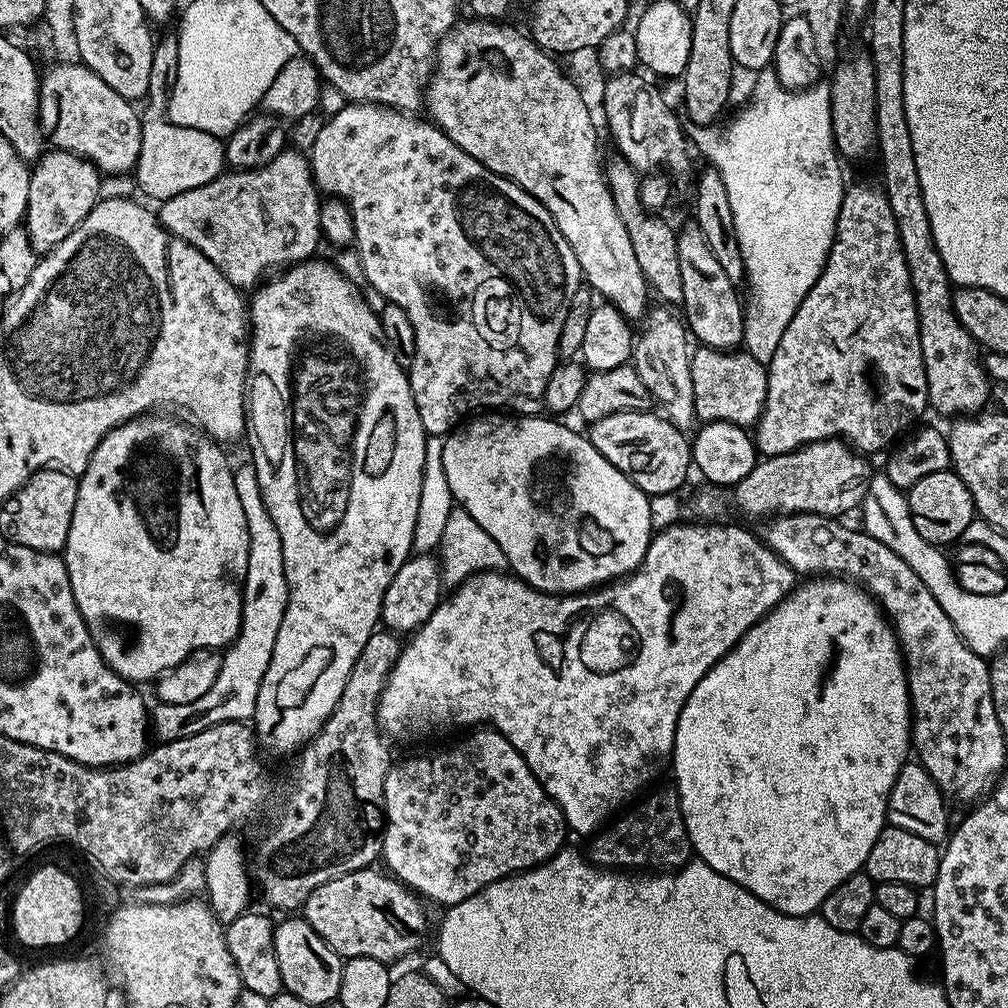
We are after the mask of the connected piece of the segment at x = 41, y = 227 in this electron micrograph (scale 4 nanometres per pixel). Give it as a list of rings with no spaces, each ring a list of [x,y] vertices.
[[[61,148],[45,151],[30,168],[30,194],[26,202],[22,227],[28,234],[32,249],[43,254],[54,250],[90,214],[96,201],[101,199],[102,173],[83,156]]]

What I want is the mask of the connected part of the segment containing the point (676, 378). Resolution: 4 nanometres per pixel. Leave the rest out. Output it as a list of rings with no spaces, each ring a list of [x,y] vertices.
[[[649,307],[643,321],[644,333],[637,335],[632,349],[631,365],[636,369],[642,386],[646,386],[649,397],[660,403],[659,411],[665,420],[681,430],[688,430],[697,423],[694,410],[694,382],[690,382],[692,352],[688,348],[690,333],[681,317],[671,307]]]

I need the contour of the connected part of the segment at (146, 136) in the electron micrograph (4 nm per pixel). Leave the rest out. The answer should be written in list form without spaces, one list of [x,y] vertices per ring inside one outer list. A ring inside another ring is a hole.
[[[167,119],[150,122],[148,128],[140,128],[140,153],[136,159],[134,179],[137,189],[145,192],[155,202],[174,198],[186,190],[206,186],[225,171],[223,143],[214,142],[209,132],[182,130],[180,125]]]

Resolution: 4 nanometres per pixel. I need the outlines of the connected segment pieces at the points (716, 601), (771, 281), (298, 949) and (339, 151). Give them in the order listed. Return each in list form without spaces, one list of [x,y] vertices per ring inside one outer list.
[[[728,522],[692,523],[696,524],[672,524],[661,532],[659,529],[648,544],[644,561],[637,566],[635,572],[587,592],[571,594],[540,592],[537,588],[530,587],[525,580],[504,570],[480,572],[477,576],[464,581],[449,595],[452,596],[449,600],[448,597],[441,599],[428,621],[411,633],[409,640],[412,641],[409,644],[407,641],[401,647],[398,662],[394,662],[378,702],[376,717],[380,723],[380,731],[391,739],[393,736],[396,740],[412,740],[415,736],[428,736],[431,732],[444,732],[447,728],[464,728],[463,730],[472,730],[477,726],[495,728],[508,739],[514,750],[518,750],[518,754],[522,754],[534,778],[538,778],[548,797],[562,810],[565,825],[571,831],[573,828],[578,835],[584,836],[583,838],[599,832],[613,819],[617,811],[615,808],[619,804],[627,805],[629,803],[627,800],[631,796],[639,797],[649,787],[647,784],[663,768],[665,771],[669,767],[678,718],[694,686],[698,686],[698,682],[702,682],[705,674],[762,617],[776,608],[798,583],[797,573],[793,572],[792,567],[784,563],[778,554],[774,554],[774,550],[767,548],[755,531],[747,532],[744,528],[724,524]]]
[[[772,70],[761,71],[755,80],[748,105],[729,122],[721,136],[706,137],[700,144],[700,152],[722,174],[726,194],[730,194],[734,234],[738,234],[738,250],[742,250],[746,285],[752,291],[752,301],[746,304],[743,343],[746,351],[766,366],[774,358],[774,350],[778,350],[790,318],[794,318],[798,306],[802,306],[802,298],[810,294],[826,266],[836,233],[840,196],[836,192],[838,153],[832,142],[828,88],[813,86],[789,92]]]
[[[302,918],[284,920],[275,925],[274,954],[278,958],[278,974],[282,974],[283,991],[302,998],[302,1002],[314,1002],[318,1006],[322,1002],[337,999],[342,986],[342,970],[344,960]]]
[[[345,103],[342,110],[331,113],[325,119],[322,131],[310,151],[312,177],[321,193],[329,197],[340,197],[352,212],[356,237],[354,248],[360,253],[362,270],[365,272],[366,284],[373,293],[387,303],[402,306],[406,318],[414,326],[416,352],[412,355],[406,371],[414,406],[418,408],[418,418],[429,436],[444,436],[453,431],[465,418],[481,410],[515,410],[520,414],[536,414],[541,411],[546,382],[556,369],[559,357],[559,334],[570,307],[570,298],[582,285],[582,273],[570,242],[562,238],[562,230],[554,222],[550,210],[538,202],[522,186],[512,180],[494,174],[478,158],[470,158],[435,123],[427,119],[416,120],[415,115],[399,112],[397,108],[386,108],[382,104]]]

